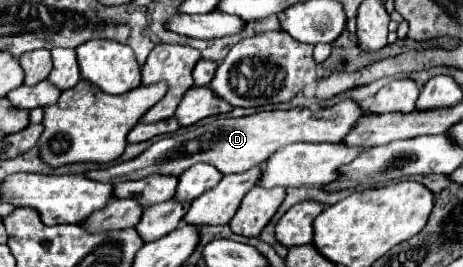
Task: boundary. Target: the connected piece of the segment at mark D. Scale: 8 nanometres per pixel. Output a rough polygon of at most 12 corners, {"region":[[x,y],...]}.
{"region":[[353,100],[217,118],[85,172],[109,184],[197,162],[245,172],[293,142],[341,142]]}

